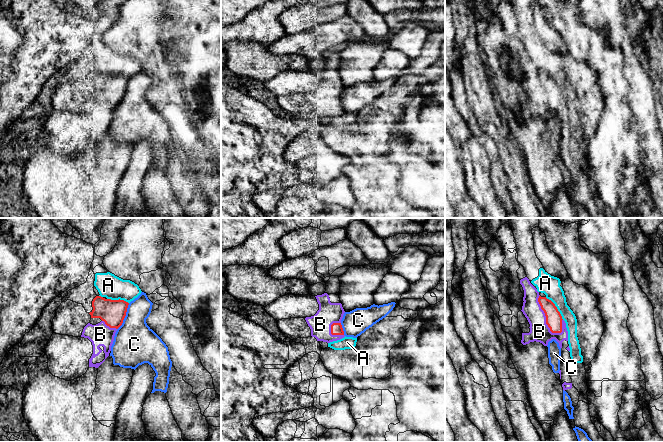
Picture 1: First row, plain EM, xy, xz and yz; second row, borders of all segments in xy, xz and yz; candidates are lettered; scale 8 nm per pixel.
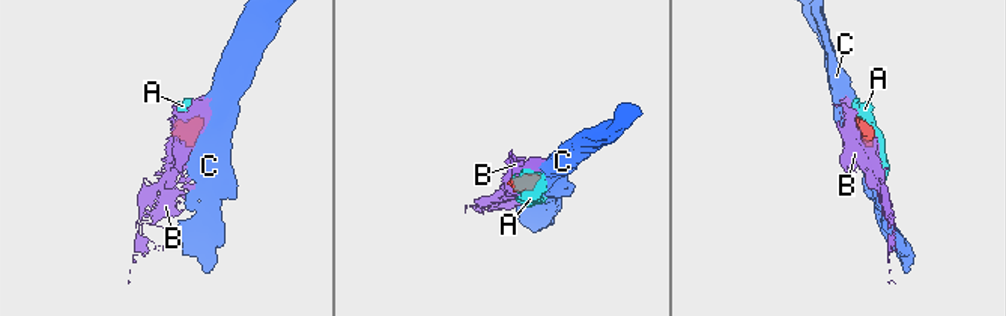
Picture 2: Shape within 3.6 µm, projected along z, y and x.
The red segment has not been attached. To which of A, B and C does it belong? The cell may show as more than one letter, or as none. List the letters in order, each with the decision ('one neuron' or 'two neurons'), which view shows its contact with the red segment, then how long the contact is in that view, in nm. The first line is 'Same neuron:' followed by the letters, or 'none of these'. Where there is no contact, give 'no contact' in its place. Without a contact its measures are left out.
Same neuron: B
A: two neurons; meets red in yz; contact 240 nm long
B: one neuron; meets red in yz; contact 360 nm long
C: two neurons; meets red in xy; contact 240 nm long

